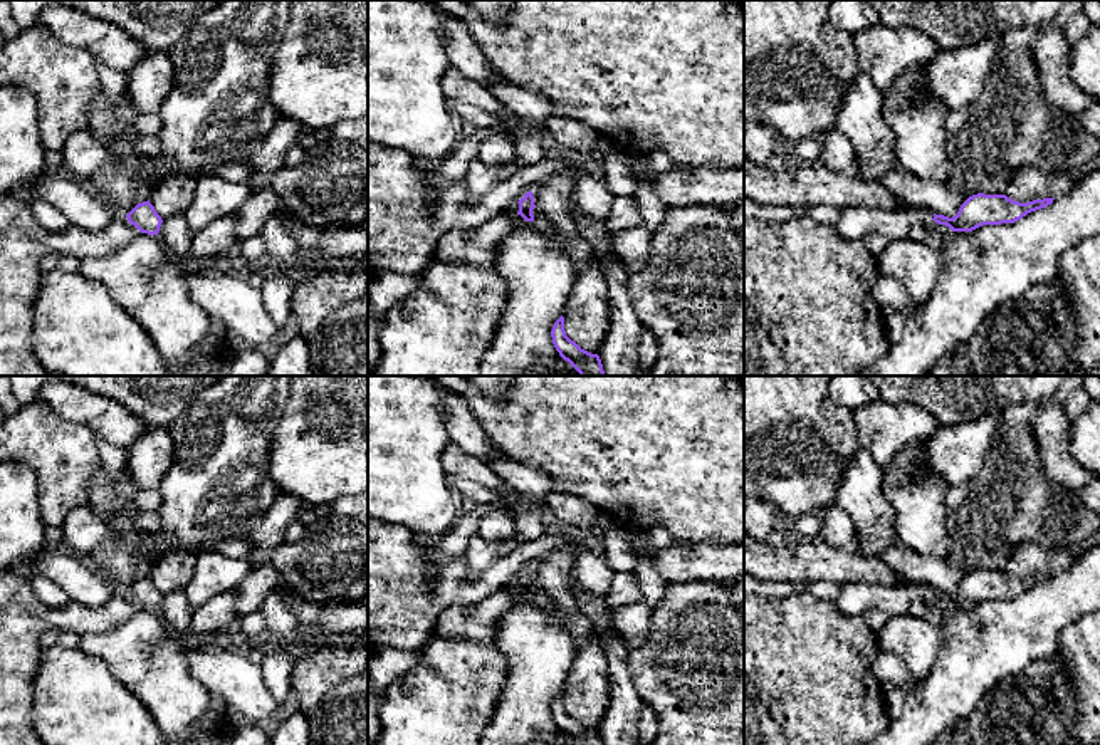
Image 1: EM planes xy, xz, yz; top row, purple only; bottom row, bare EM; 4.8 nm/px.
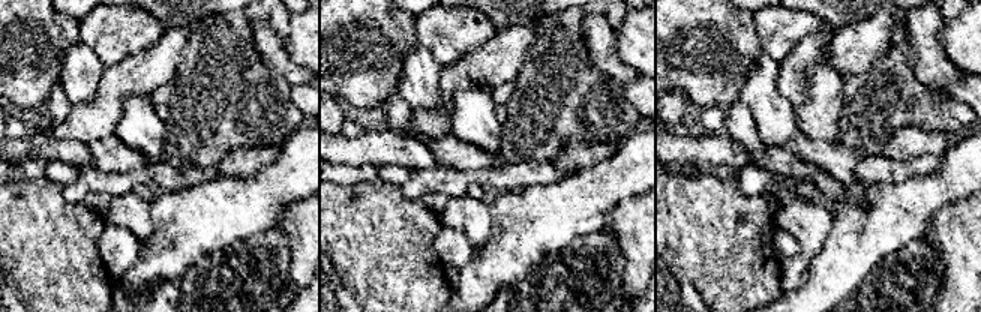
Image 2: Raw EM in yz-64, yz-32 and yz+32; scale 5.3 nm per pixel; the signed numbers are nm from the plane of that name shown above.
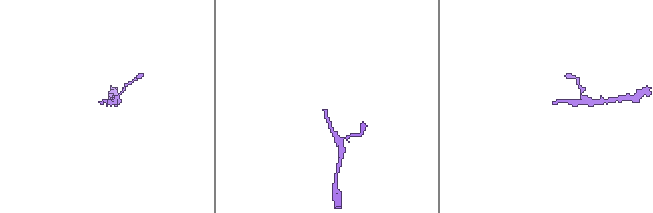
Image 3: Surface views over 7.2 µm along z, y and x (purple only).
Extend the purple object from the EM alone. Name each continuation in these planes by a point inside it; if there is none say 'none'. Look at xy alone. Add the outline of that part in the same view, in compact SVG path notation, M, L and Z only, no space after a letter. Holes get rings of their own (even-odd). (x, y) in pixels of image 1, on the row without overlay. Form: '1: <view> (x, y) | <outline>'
none

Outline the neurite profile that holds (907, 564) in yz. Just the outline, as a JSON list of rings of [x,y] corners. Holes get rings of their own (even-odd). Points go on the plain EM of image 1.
[[[898,544],[873,559],[909,584],[925,584],[949,594],[956,592],[961,581],[967,576],[949,557],[922,555]]]

